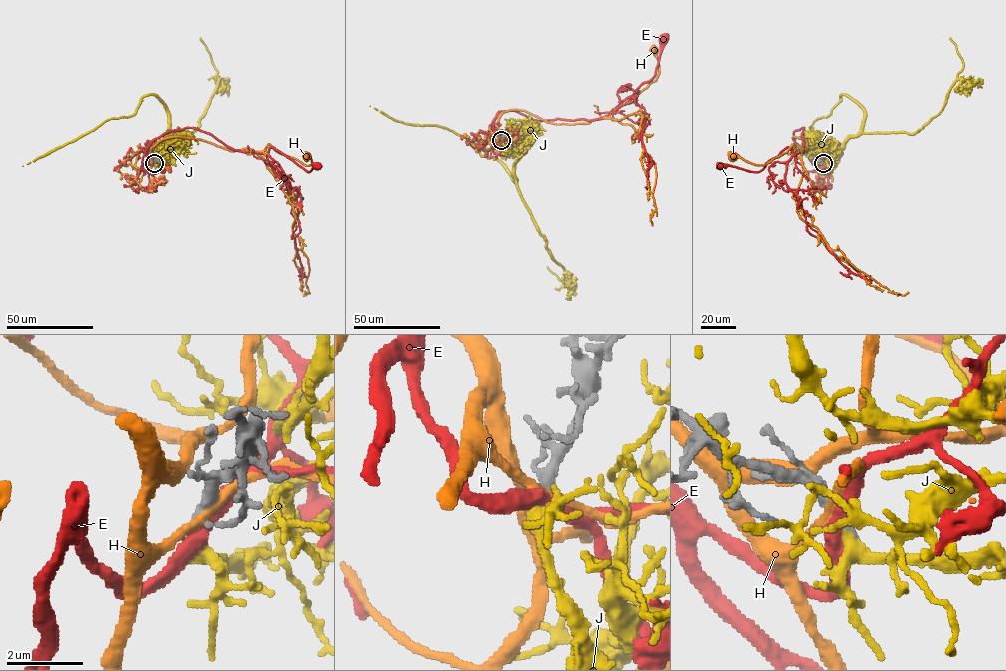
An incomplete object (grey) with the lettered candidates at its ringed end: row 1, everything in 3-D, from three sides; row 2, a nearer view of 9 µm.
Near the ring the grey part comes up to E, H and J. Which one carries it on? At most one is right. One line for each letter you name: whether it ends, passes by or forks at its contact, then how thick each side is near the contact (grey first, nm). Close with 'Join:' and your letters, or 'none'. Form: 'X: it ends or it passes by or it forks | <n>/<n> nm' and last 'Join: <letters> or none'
J: it passes by | 360/320 nm
Join: J

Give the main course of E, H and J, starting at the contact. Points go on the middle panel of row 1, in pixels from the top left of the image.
E: (502, 139), (494, 126), (499, 111), (515, 110), (543, 121), (609, 115), (655, 75), (664, 38)
H: (502, 139), (498, 118), (510, 110), (554, 124), (589, 123), (607, 116), (655, 80), (655, 50)
J: (501, 140), (505, 152), (517, 157), (515, 181), (500, 162), (465, 138), (435, 125), (397, 121), (370, 106)

